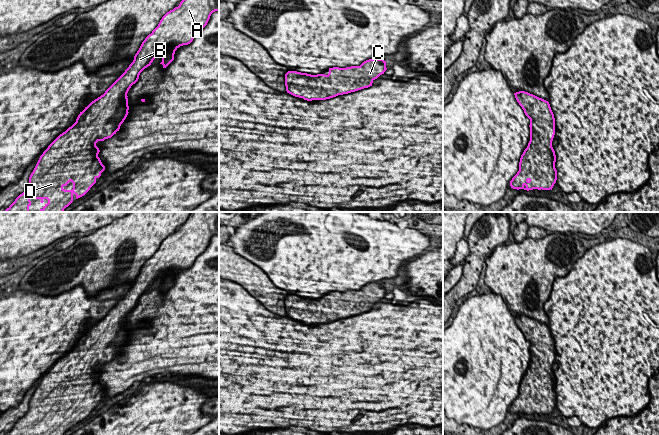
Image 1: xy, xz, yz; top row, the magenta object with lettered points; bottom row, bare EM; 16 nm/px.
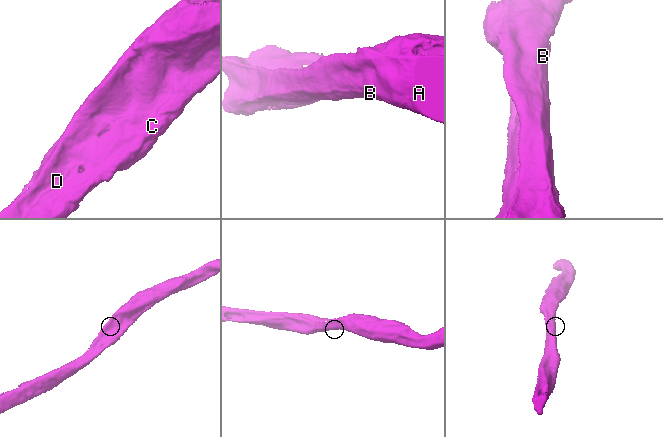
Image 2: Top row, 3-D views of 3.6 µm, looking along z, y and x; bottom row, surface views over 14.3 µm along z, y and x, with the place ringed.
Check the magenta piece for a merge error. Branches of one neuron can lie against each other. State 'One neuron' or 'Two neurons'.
One neuron

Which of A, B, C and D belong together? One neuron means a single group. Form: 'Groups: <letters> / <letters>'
Groups: A B C D

